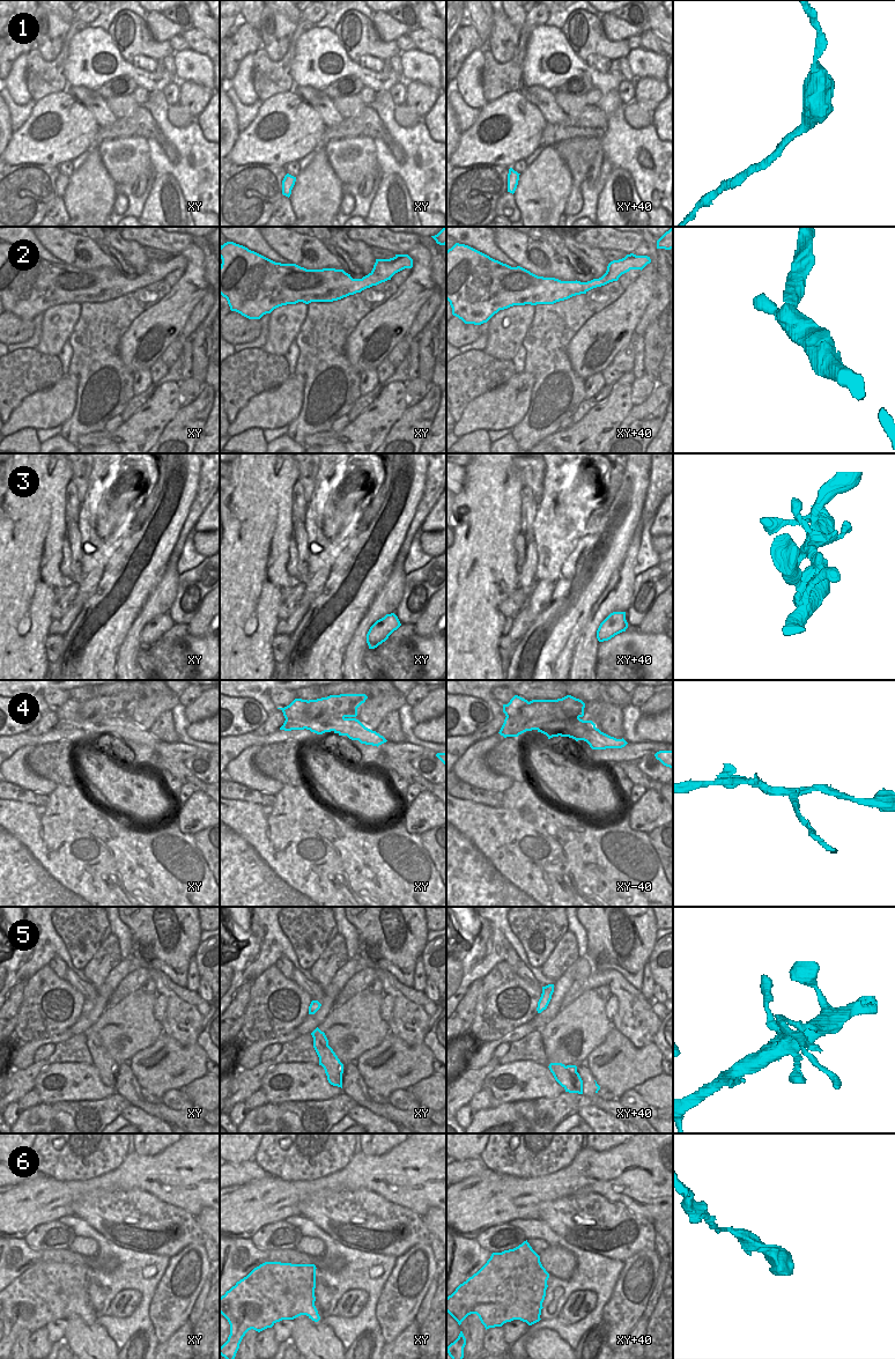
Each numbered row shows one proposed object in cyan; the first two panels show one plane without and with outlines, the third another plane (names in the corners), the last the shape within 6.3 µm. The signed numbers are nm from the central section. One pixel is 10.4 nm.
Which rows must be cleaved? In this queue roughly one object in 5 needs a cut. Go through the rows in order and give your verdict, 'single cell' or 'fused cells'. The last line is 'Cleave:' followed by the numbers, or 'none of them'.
1: single cell
2: single cell
3: single cell
4: fused cells
5: fused cells
6: single cell
Cleave: 4, 5

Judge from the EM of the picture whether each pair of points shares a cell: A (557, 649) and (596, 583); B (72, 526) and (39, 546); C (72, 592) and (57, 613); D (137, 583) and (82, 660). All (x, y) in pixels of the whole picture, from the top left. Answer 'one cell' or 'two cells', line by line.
A: one cell
B: two cells
C: one cell
D: one cell

